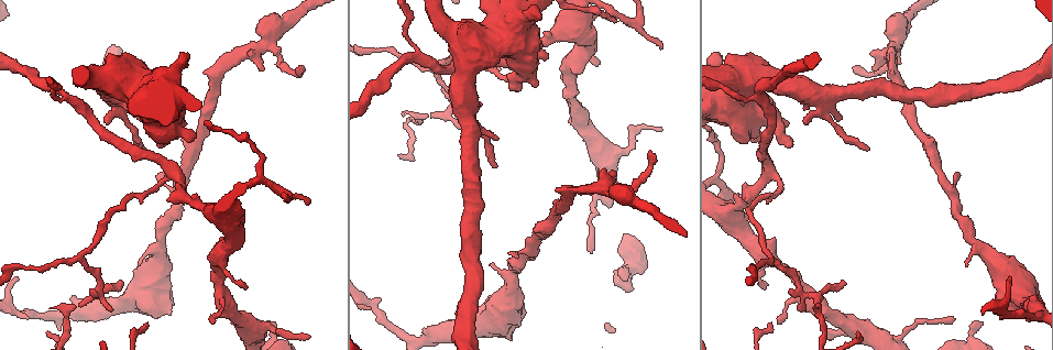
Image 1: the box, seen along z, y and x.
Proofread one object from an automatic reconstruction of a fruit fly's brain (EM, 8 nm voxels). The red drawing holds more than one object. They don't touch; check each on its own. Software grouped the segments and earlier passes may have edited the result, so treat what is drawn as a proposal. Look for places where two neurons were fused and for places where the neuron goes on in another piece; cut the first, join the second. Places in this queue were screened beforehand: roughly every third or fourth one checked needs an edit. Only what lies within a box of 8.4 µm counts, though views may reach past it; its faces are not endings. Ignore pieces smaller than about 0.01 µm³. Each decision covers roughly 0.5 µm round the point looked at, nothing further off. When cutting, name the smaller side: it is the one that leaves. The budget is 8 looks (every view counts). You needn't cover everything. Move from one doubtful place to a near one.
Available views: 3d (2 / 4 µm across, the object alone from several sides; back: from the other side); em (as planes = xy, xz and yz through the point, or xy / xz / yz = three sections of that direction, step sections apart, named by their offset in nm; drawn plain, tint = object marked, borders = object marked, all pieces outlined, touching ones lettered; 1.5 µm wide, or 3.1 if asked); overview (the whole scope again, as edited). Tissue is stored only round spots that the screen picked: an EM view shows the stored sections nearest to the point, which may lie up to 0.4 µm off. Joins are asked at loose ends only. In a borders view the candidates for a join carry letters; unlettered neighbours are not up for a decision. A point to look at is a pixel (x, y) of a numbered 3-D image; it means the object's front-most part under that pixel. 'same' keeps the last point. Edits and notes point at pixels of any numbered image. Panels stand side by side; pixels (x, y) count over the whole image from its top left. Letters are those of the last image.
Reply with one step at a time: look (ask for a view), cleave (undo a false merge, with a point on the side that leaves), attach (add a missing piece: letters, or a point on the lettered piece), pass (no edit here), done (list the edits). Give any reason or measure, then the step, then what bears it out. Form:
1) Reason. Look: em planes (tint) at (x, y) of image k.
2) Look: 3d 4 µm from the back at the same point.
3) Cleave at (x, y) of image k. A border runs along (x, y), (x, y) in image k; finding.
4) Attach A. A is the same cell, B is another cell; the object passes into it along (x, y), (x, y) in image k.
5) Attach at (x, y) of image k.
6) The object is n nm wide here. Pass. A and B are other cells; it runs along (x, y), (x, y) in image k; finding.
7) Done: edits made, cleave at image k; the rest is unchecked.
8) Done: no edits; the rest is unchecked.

Thick end. Look: em planes (borders) at (804, 122) of image 1.

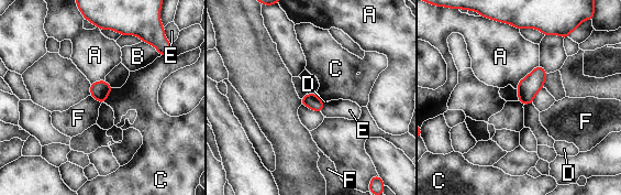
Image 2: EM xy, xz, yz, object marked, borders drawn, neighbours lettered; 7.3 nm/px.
Pass. A, B, C, D, E and F are other cells; a border runs along (90, 94), (101, 103) in image 2; no lettered piece goes on from it.

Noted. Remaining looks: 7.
Tapers out. Look: em planes (borders) at (590, 253) of image 1.

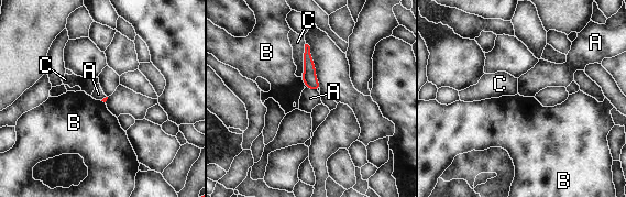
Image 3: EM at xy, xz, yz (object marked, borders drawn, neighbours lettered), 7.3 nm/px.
Pass. A, B and C are other cells; a border runs along (306, 86), (317, 90) in image 3; no lettered piece goes on from it.

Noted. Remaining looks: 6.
An open end. Look: em xz step 8 (plain) at (111, 310) of image 1.

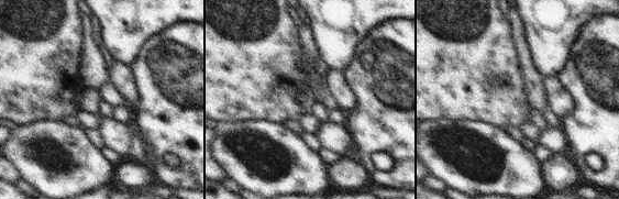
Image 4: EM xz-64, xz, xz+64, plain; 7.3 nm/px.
See the neighbours. Look: em xz step 8 (borders) at the same point.

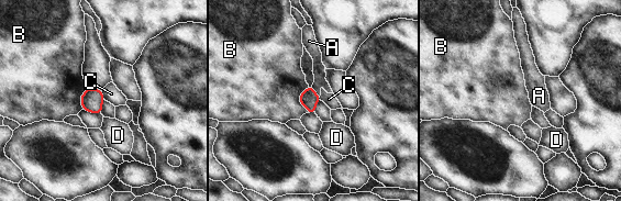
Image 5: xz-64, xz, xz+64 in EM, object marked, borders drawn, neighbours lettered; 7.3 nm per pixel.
The longest contact is with B, 200 nm. Pass. A, B, C and D are other cells; a border runs along (312, 86), (319, 97) in image 5; no lettered piece goes on from it.

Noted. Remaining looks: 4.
Done: no edits; the rest is unchecked.

